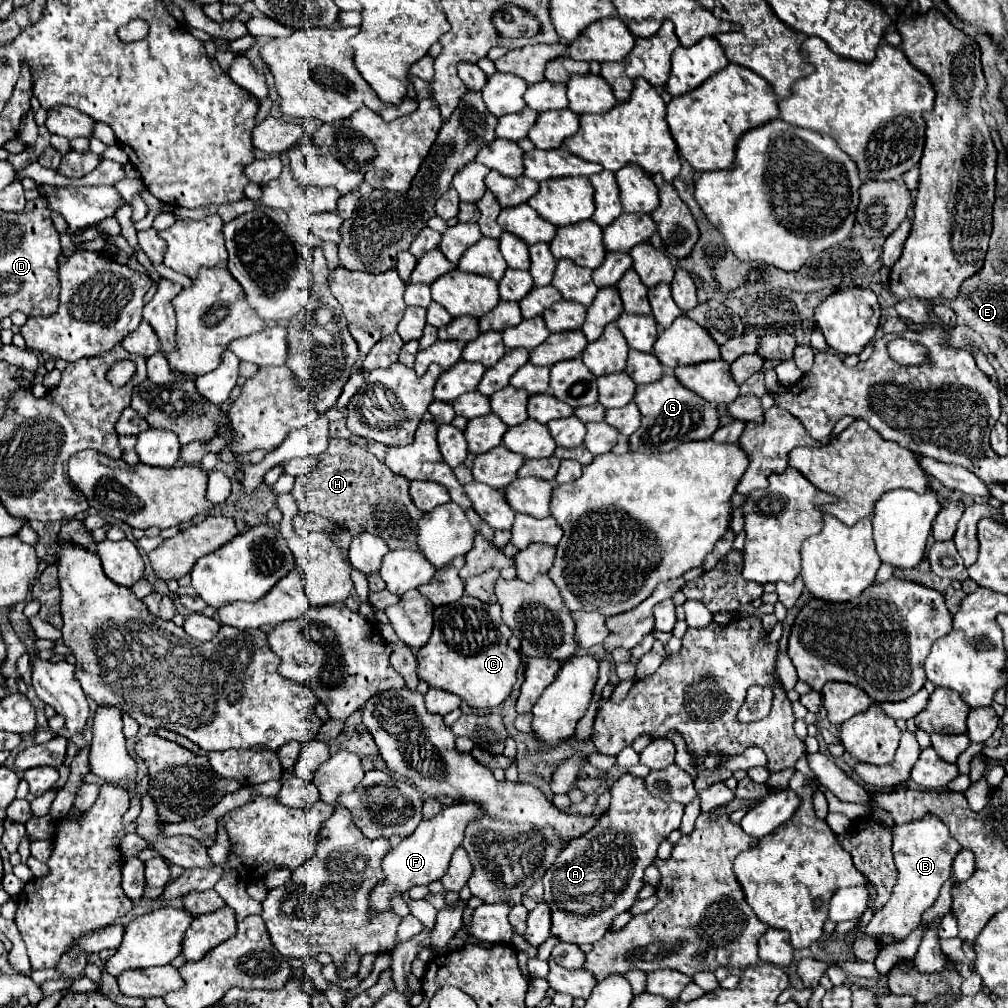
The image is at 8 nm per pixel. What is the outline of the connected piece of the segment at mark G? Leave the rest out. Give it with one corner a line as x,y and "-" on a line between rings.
666,372
662,380
654,384
644,384
636,388
634,402
642,412
640,428
630,436
630,450
632,452
670,452
682,442
690,440
706,440
710,438
716,428
720,426
718,410
708,404
702,396
690,392
682,384
678,384
672,372

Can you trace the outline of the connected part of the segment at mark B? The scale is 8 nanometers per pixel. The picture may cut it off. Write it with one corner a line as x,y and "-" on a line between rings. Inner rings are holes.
926,814
920,820
896,826
892,852
894,864
898,864
898,880
892,890
892,898
882,910
872,916
872,920
860,932
870,934
874,940
878,940
882,934
890,934
896,942
902,942
914,928
922,924
920,914
938,898
942,884
952,874
952,862
960,848
962,846
950,836
946,824
938,816

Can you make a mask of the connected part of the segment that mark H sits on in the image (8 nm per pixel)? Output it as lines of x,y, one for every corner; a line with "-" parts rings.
332,438
328,450
320,456
320,464
308,474
296,476
292,496
300,512
312,512
328,520
346,520
354,536
358,532
374,532
386,540
390,550
418,550
418,520
424,516
408,494
410,480
388,470
366,448
344,438

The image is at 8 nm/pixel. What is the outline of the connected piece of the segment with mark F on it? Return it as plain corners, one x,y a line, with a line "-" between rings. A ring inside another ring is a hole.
460,802
460,804
446,806
438,816
434,816
430,820
422,820
422,824
418,824
414,834
404,838
396,848
392,848
386,854
386,858
382,862
382,870
386,874
386,880
382,884
378,884
372,892
372,896
370,896
372,910
374,912
390,910
392,908
390,900
396,892
404,894
404,892
408,892
410,888
414,888
418,884
430,884
430,882
438,880
446,872
454,850
462,844
466,826
470,822
482,818
482,816
484,816
484,808
480,804

